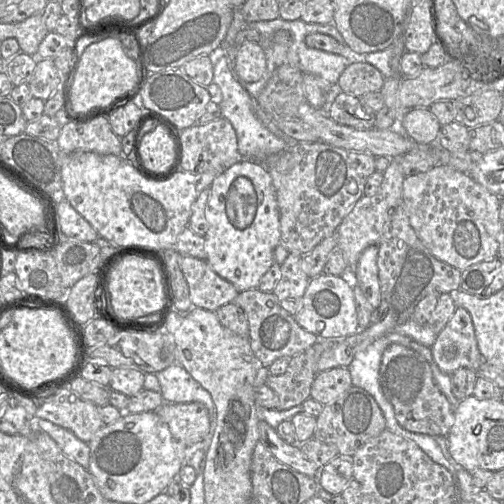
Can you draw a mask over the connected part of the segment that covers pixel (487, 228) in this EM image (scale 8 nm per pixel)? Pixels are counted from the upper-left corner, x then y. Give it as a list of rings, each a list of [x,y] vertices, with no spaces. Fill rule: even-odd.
[[[436,165],[403,181],[402,206],[410,225],[435,258],[460,272],[498,256],[500,203],[498,196],[477,183],[469,173],[450,165]]]

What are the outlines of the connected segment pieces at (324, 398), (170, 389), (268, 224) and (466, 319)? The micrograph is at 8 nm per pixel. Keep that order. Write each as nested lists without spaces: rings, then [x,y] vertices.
[[[335,367],[318,372],[310,390],[310,397],[322,405],[334,403],[352,386],[348,368]]]
[[[174,363],[155,374],[161,386],[161,395],[165,403],[200,402],[207,408],[210,419],[209,439],[216,427],[216,408],[210,393],[192,378],[183,366]]]
[[[242,159],[220,173],[212,182],[206,206],[208,230],[204,235],[206,261],[240,293],[256,289],[263,275],[275,263],[274,250],[280,243],[280,219],[276,192],[266,167],[252,159]]]
[[[456,308],[431,351],[434,362],[446,374],[460,368],[479,369],[484,359],[477,346],[471,315],[465,308]]]

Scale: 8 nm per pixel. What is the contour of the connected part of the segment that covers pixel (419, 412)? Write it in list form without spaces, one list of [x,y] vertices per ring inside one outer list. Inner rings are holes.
[[[398,343],[389,345],[382,355],[379,384],[402,428],[413,433],[447,437],[454,423],[455,406],[442,393],[430,364],[420,354]]]

